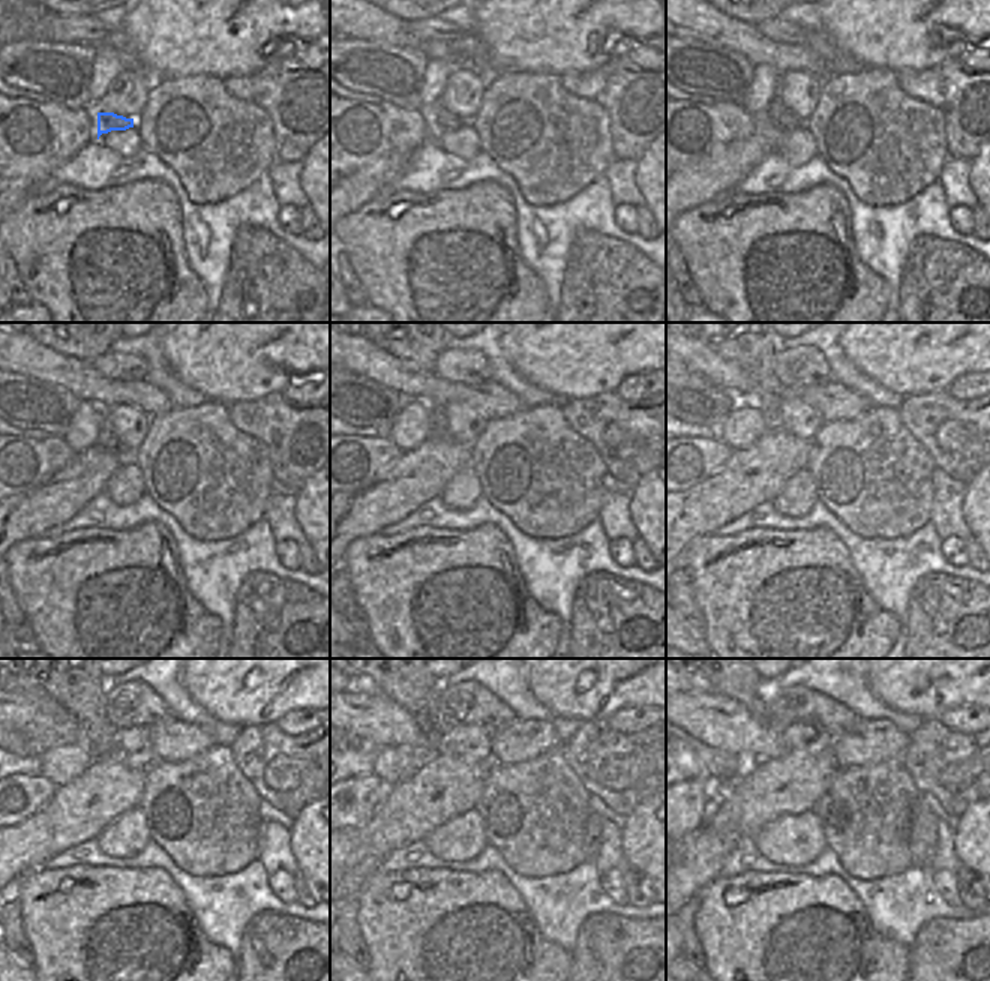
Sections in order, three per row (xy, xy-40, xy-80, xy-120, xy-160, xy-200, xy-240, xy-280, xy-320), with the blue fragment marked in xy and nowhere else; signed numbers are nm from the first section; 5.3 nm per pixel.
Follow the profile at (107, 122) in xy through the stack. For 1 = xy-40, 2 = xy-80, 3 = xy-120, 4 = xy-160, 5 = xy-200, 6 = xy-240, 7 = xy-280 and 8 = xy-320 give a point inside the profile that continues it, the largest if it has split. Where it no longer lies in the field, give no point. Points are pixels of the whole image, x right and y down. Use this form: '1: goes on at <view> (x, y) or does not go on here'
1: goes on at xy-40 (441, 120)
2: goes on at xy-80 (777, 114)
3: goes on at xy-120 (105, 438)
4: goes on at xy-160 (437, 413)
5: goes on at xy-200 (755, 353)
6: goes on at xy-240 (78, 689)
7: goes on at xy-280 (414, 689)
8: goes on at xy-320 (747, 689)

